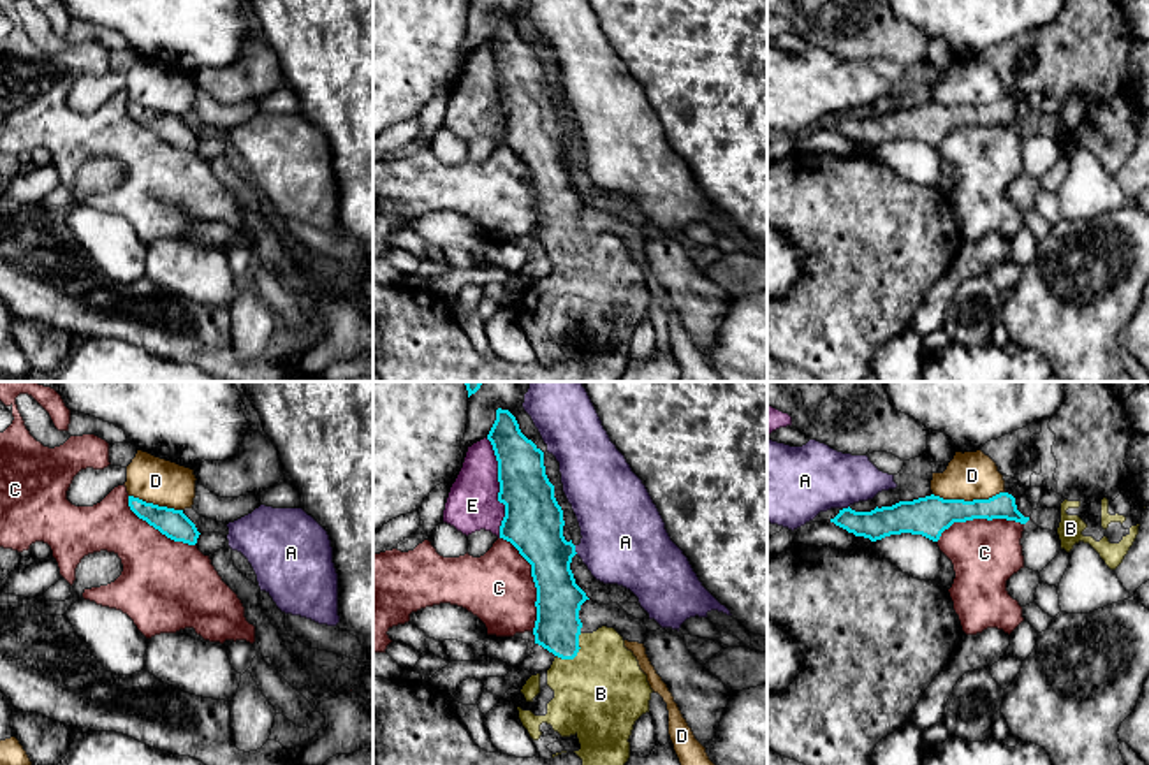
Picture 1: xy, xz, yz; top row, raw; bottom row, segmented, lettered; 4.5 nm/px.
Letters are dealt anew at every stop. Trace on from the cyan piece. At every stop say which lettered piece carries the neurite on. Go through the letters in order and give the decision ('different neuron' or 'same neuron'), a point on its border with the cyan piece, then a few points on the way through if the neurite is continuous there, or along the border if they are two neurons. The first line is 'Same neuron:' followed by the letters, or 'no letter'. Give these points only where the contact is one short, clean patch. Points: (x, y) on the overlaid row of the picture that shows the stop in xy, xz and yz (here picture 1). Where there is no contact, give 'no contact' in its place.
Same neuron: B
A: different neuron; contact xz (574, 549)
B: same neuron; contact xz (576, 655); way xz (558, 626), (558, 632), (576, 655), (600, 693)
C: different neuron; contact xz (534, 581)
D: different neuron; contact yz (968, 502)
E: different neuron; contact xz (500, 488)

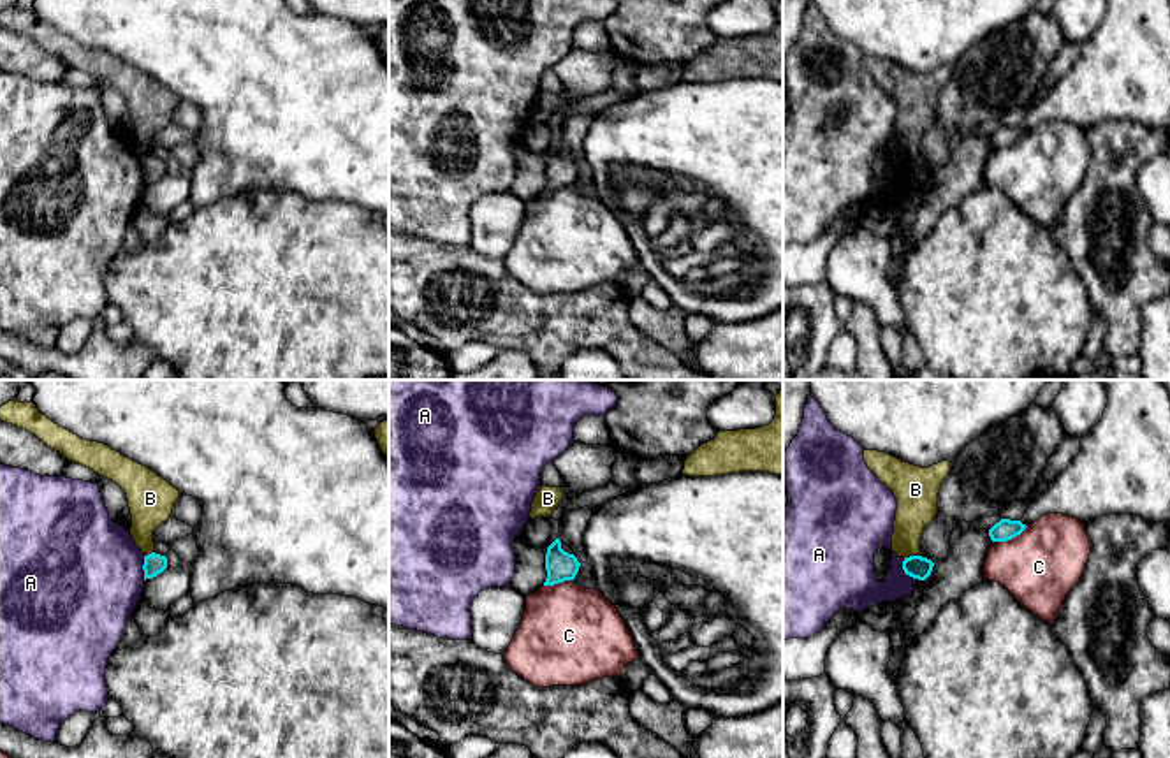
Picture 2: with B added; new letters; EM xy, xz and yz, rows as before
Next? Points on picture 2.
Same neuron: no letter
A: different neuron; contact yz (903, 568)
B: different neuron; contact yz (910, 556); border yz (917, 554), (905, 558)
C: different neuron; contact yz (1010, 539)

